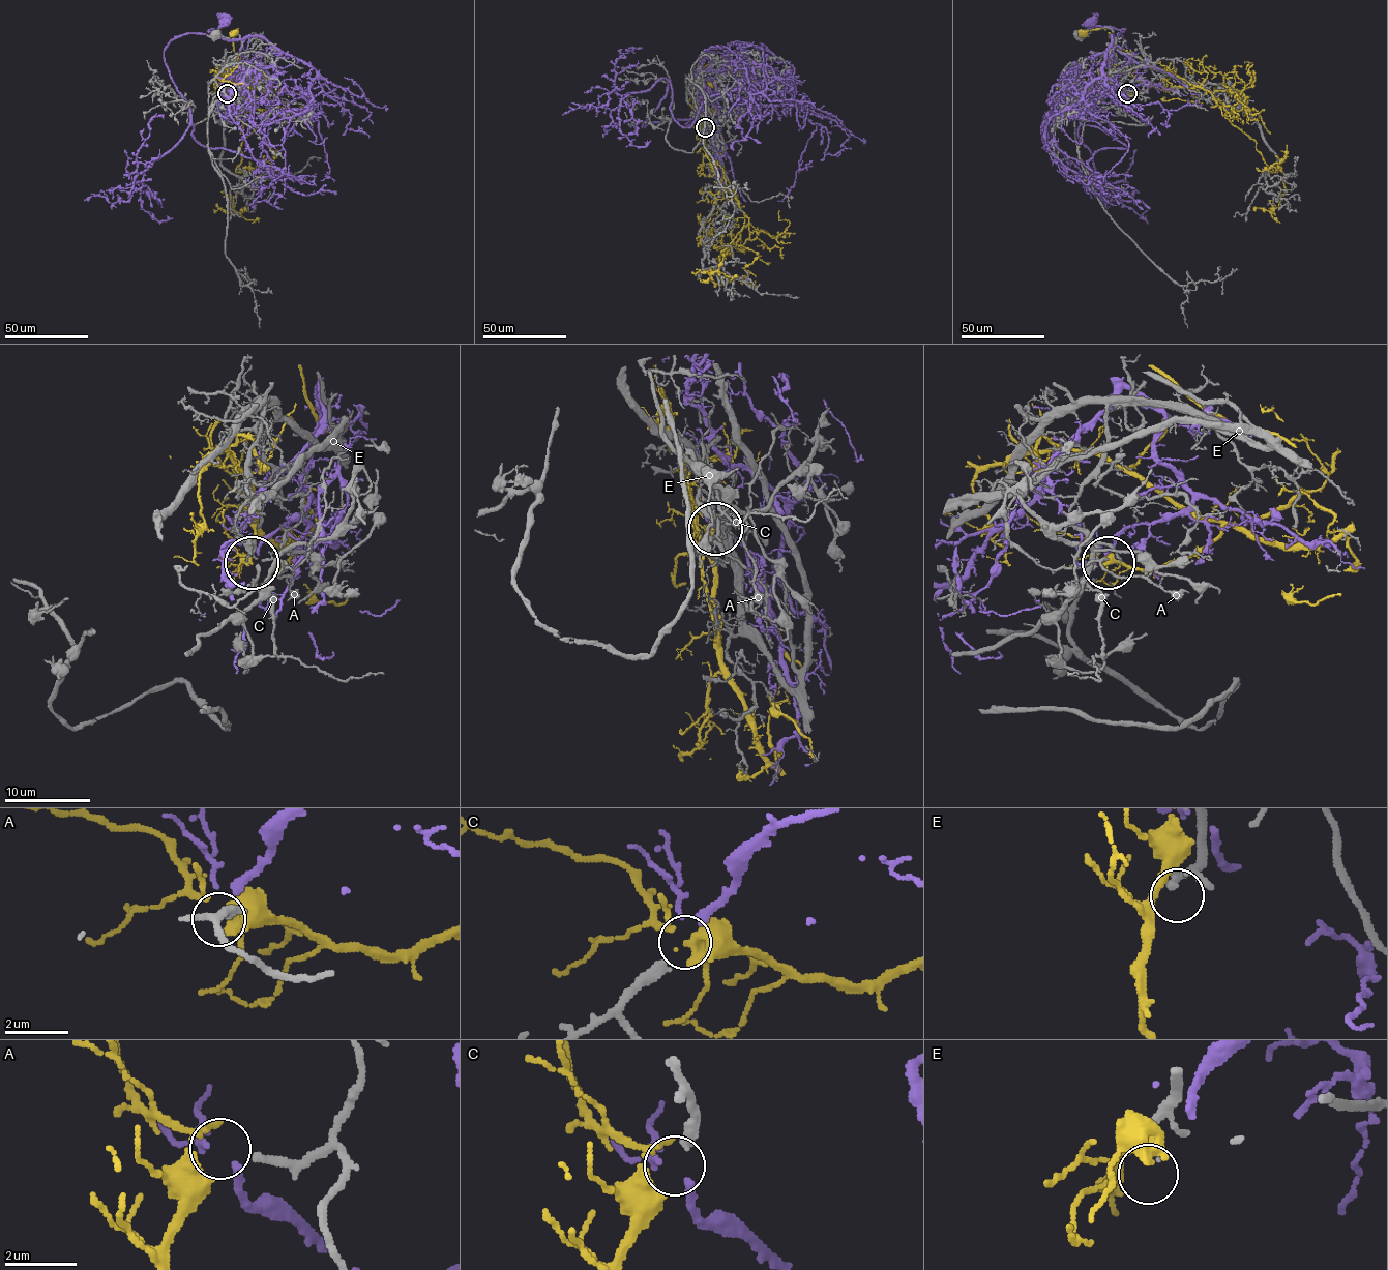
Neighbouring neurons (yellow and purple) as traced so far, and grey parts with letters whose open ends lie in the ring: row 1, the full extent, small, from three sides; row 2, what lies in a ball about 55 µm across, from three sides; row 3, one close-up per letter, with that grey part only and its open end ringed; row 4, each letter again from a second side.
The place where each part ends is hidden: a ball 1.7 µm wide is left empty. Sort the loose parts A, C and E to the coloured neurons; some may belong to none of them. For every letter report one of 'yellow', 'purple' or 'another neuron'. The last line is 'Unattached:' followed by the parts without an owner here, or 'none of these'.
A: yellow
C: purple
E: another neuron
Unattached: E

